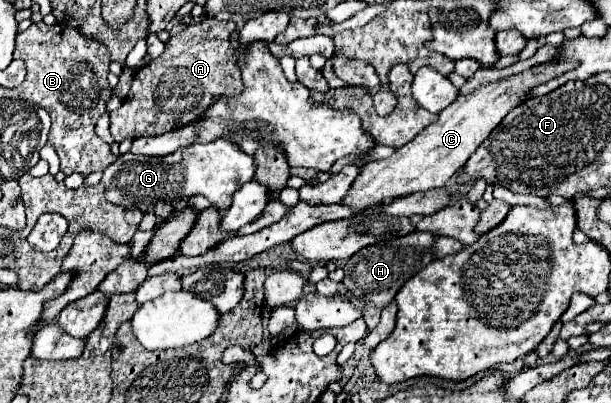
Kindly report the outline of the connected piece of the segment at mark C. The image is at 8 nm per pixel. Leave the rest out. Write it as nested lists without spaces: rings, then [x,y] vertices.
[[[558,58],[546,64],[538,64],[520,74],[514,74],[506,80],[480,86],[470,96],[460,96],[438,114],[438,120],[434,124],[418,132],[414,140],[410,140],[406,146],[400,146],[390,158],[364,164],[360,176],[354,180],[348,196],[342,202],[352,204],[356,212],[362,212],[380,202],[388,202],[394,196],[408,196],[412,192],[442,188],[450,180],[450,176],[466,164],[470,154],[486,140],[486,136],[502,122],[502,118],[526,100],[524,94],[528,94],[532,86],[538,86],[540,82],[560,76],[568,72],[572,66],[576,66],[576,62],[560,62]]]

